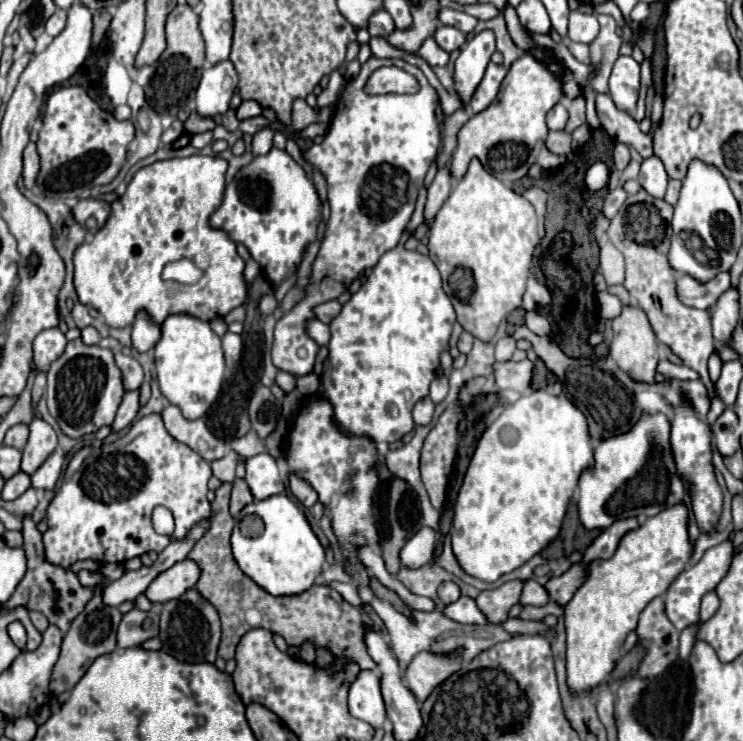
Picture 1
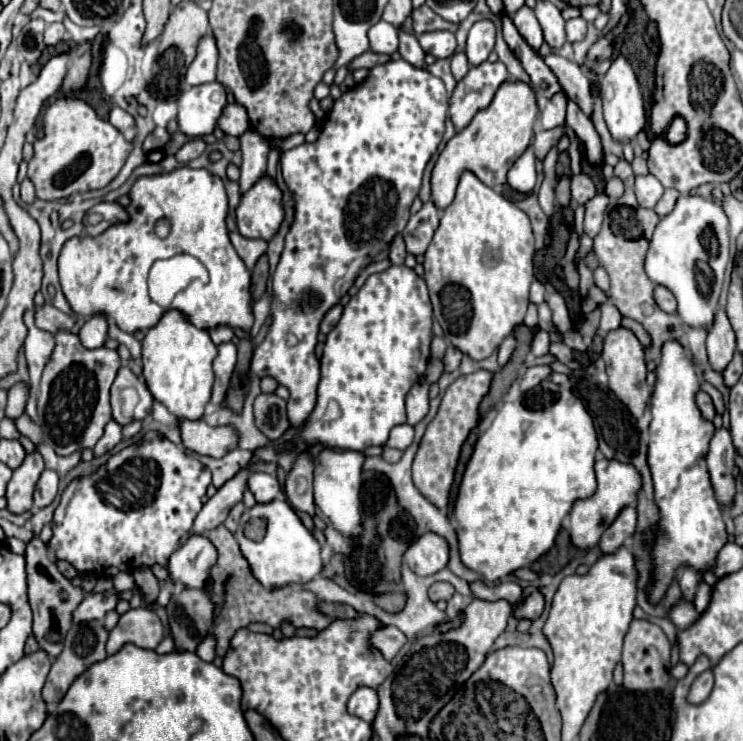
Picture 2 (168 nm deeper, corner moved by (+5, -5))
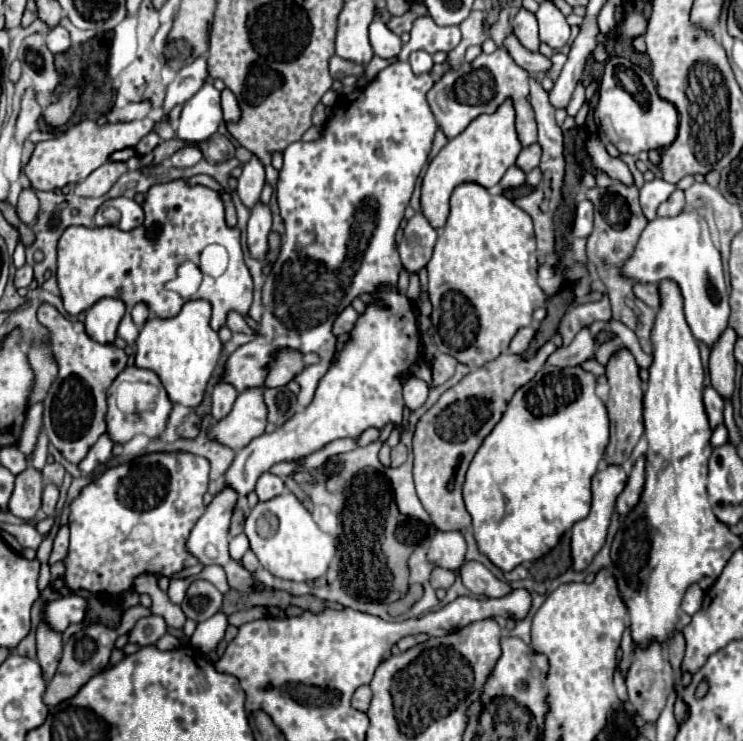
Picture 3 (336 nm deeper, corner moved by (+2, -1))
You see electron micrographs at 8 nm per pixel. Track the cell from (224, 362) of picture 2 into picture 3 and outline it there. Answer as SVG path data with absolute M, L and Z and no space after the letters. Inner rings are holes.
M214 383L214 387L212 387L212 411L210 411L210 415L216 421L224 419L230 413L236 397L238 397L238 391L232 385L228 385L228 383Z

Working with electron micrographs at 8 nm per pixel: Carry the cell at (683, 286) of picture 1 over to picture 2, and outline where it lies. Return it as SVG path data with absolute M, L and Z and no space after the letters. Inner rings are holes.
M663 285L655 287L655 301L657 305L667 311L667 313L675 313L677 311L677 299L673 297L673 293L669 293L669 289L665 289Z

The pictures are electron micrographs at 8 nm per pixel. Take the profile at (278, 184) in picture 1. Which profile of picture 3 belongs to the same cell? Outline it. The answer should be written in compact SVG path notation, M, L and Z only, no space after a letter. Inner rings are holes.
M256 203L256 207L250 211L248 221L248 251L254 259L264 261L268 253L268 233L272 227L272 215L270 209L262 203Z

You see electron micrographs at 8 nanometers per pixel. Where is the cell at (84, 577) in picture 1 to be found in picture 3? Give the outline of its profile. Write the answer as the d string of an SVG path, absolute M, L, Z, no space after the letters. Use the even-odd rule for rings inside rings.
M62 525L54 537L54 549L50 555L50 563L62 561L68 553L68 525Z

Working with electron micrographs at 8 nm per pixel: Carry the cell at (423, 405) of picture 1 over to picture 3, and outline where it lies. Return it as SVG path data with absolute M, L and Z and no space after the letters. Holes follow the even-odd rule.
M410 377L410 381L404 385L404 405L410 411L416 411L418 407L424 405L428 397L428 383L424 383L422 379Z

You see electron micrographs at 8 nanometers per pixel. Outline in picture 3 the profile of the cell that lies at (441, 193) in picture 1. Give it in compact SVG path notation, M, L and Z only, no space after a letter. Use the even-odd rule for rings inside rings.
M416 213L408 219L404 227L402 241L398 245L402 265L408 273L418 273L432 257L432 249L436 243L436 231L430 227L422 213Z

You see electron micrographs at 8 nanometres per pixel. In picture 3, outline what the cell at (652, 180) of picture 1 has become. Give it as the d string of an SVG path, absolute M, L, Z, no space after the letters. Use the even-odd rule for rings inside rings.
M654 179L650 183L644 183L644 187L640 189L640 205L642 205L642 213L644 213L644 217L648 217L648 221L656 219L658 205L662 201L666 201L674 189L676 187L672 183L666 183L664 179Z

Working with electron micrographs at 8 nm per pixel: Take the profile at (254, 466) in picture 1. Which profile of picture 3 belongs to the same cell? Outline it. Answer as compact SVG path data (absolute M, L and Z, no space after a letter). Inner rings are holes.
M262 473L254 491L256 491L260 501L268 501L268 499L272 499L276 495L282 495L286 491L286 485L284 485L284 481L278 475Z

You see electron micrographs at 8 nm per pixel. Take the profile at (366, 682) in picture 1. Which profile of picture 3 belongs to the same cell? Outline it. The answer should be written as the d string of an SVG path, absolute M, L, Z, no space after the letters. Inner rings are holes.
M362 685L356 689L356 693L352 697L352 707L358 711L366 711L370 707L370 701L372 701L372 691L368 685Z

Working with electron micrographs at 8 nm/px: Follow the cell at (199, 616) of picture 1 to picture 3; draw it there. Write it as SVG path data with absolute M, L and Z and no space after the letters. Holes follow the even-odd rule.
M204 579L192 581L188 595L182 603L182 611L186 613L186 617L194 619L196 623L202 623L208 617L216 615L220 607L222 607L222 593L212 583Z

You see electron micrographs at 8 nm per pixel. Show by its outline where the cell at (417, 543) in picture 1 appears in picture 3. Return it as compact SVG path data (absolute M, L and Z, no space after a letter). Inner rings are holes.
M438 531L432 539L428 561L438 567L456 571L462 567L466 555L466 541L460 531Z

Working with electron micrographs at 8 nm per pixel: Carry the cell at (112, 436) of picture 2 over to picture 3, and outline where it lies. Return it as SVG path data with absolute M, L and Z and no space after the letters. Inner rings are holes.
M102 435L98 443L88 451L88 455L78 463L78 469L82 473L92 473L100 463L104 463L112 453L112 441L108 435Z

